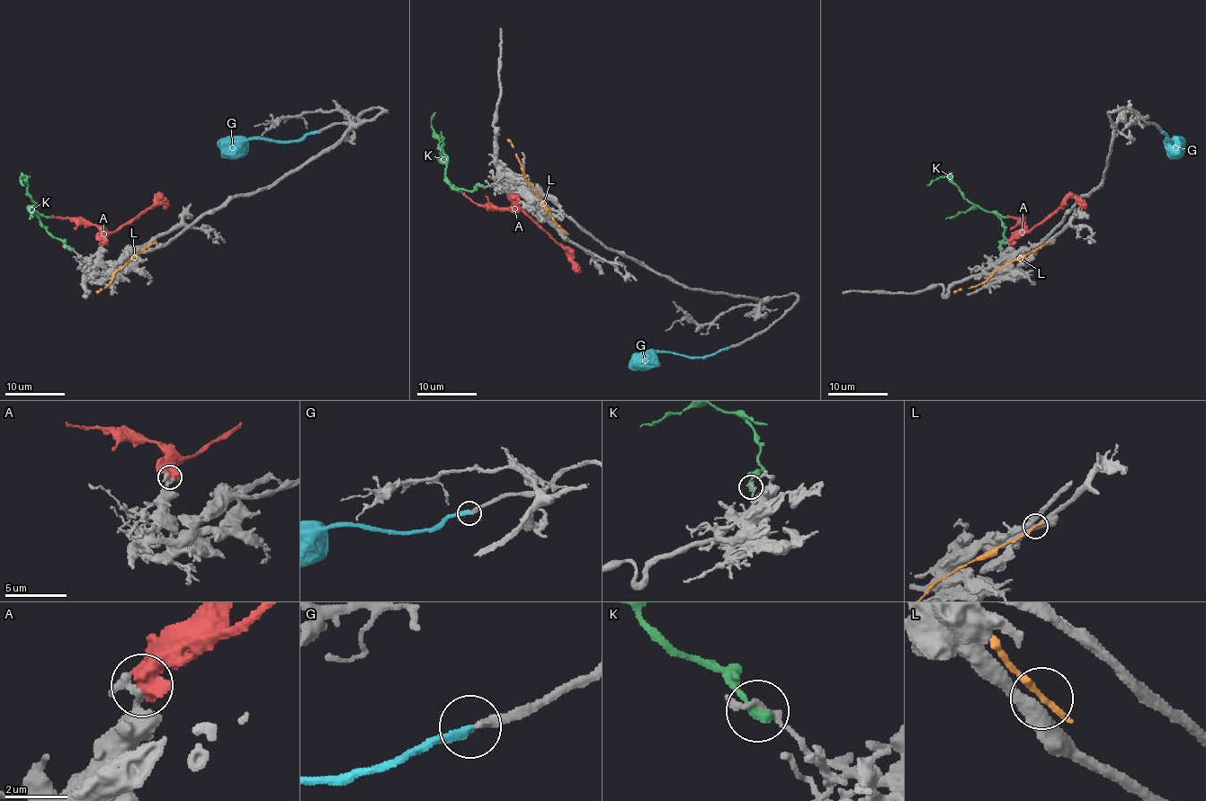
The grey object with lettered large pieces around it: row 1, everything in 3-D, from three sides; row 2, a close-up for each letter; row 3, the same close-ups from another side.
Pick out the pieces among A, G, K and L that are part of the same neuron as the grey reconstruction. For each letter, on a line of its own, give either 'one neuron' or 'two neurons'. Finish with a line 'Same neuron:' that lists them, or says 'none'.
A: two neurons
G: one neuron
K: two neurons
L: two neurons
Same neuron: G

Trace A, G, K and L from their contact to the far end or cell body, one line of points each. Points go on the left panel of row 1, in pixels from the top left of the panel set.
A: (102, 242), (107, 235), (130, 224), (157, 197), (165, 208)
G: (317, 132), (309, 132), (297, 140), (222, 140), (218, 145)
K: (69, 248), (44, 226), (33, 212), (36, 204), (29, 197), (27, 182), (20, 177), (20, 182), (24, 185)
L: (150, 244), (114, 275), (110, 284), (96, 293)

